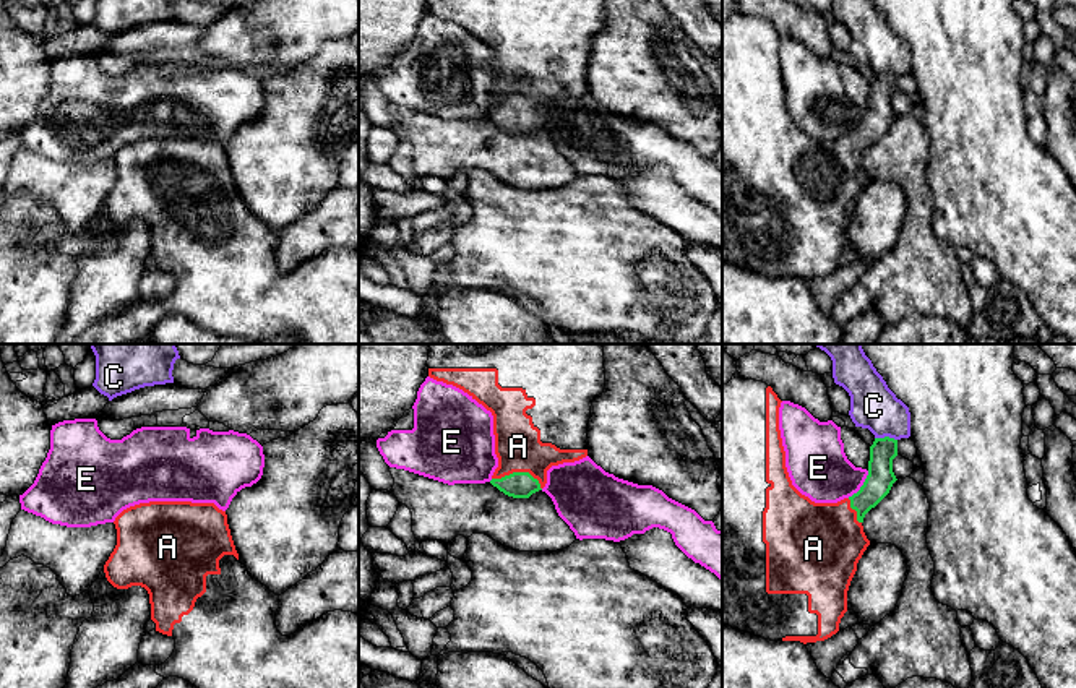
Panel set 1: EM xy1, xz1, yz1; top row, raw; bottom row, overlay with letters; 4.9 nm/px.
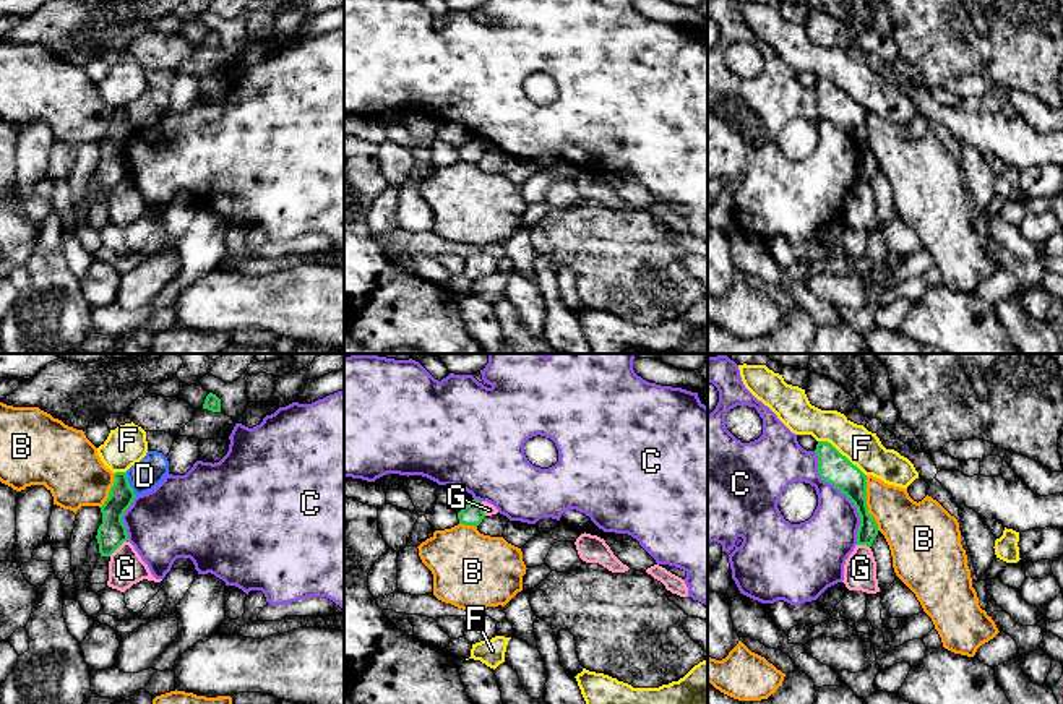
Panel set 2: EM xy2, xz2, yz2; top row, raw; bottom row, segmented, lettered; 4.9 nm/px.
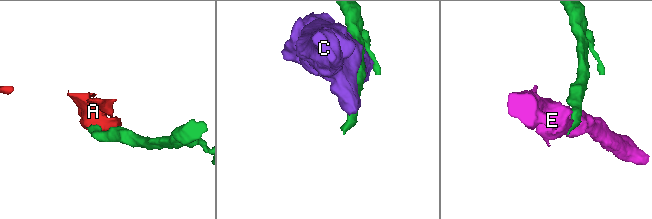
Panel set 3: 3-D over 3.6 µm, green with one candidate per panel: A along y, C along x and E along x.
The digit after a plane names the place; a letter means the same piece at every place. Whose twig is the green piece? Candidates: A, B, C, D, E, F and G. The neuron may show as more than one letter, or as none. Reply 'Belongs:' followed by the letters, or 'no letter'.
Belongs: A

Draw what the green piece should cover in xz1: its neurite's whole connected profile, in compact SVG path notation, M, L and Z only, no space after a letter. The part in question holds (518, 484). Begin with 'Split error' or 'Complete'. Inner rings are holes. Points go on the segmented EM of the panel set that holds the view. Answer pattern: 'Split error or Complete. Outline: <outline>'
Split error. Outline: M430 344L428 376L453 385L493 415L498 467L490 484L508 497L529 498L547 484L552 466L587 456L587 427L592 401L605 389L602 344Z

